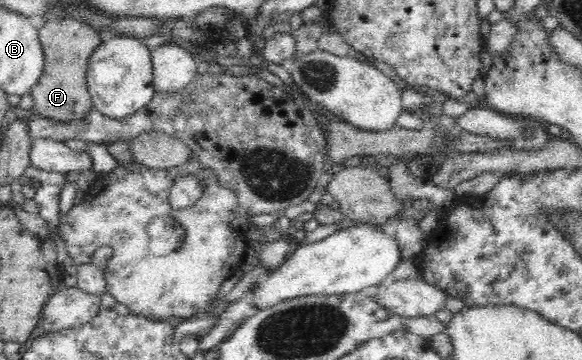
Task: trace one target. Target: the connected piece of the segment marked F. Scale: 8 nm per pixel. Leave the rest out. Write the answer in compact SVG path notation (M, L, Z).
M49 17L39 29L39 38L45 53L45 70L33 87L34 109L54 122L82 121L94 109L87 84L89 61L101 44L98 32L90 23L70 17Z

